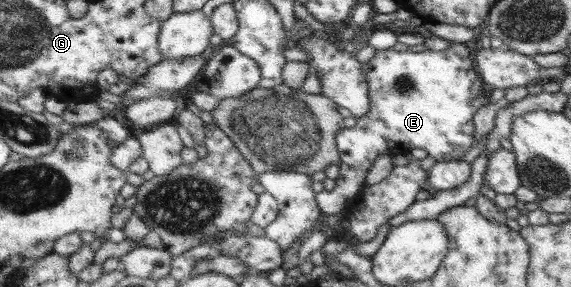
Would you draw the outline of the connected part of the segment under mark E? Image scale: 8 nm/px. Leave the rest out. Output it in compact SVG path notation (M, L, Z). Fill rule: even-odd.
M450 40L450 48L443 51L429 49L422 52L411 50L401 52L392 48L376 50L374 57L362 64L362 71L368 82L370 111L368 115L357 119L355 127L342 128L336 134L335 143L340 156L340 165L338 165L340 170L335 181L336 185L331 191L322 190L315 195L318 207L325 217L345 210L350 201L362 191L366 177L374 171L372 162L380 153L399 154L402 158L406 158L411 149L419 147L428 151L437 162L461 158L474 145L473 120L476 111L490 104L489 97L492 89L482 82L475 64L468 55L466 43Z

